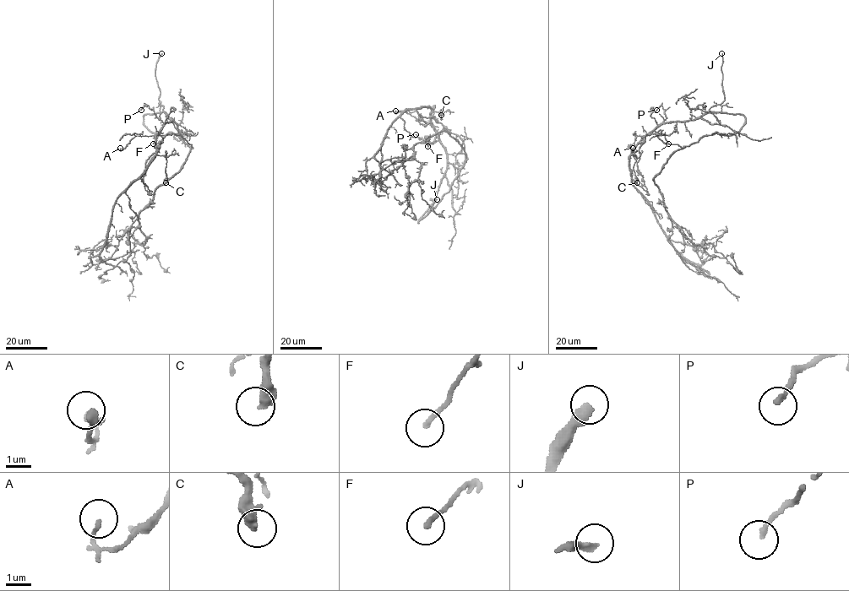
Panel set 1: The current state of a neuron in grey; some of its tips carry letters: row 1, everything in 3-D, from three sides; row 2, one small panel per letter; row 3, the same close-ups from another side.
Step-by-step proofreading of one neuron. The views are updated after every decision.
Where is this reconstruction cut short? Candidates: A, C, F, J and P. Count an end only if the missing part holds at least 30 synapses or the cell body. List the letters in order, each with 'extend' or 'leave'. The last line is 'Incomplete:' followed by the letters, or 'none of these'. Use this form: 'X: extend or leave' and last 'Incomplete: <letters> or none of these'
A: leave
C: leave
F: leave
J: extend
P: leave
Incomplete: J

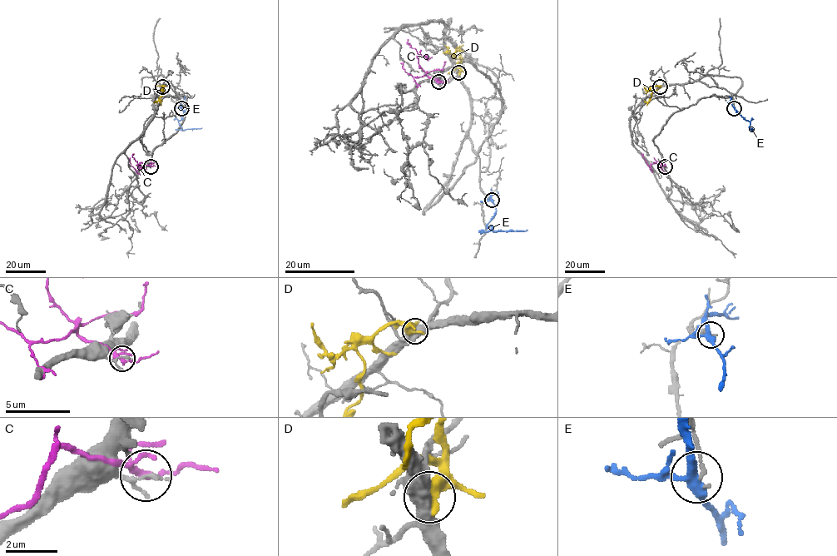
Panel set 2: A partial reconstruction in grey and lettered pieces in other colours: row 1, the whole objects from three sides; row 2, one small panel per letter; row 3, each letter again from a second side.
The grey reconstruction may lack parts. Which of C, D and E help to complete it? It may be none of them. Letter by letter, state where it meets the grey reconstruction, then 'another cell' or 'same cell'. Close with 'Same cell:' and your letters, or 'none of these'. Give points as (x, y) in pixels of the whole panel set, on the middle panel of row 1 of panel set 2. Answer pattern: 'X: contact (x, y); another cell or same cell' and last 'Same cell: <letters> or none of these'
C: contact (438, 81); another cell
D: contact (458, 72); another cell
E: contact (492, 200); another cell
Same cell: none of these

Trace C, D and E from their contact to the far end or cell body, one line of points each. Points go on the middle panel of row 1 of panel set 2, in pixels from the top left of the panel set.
C: (438, 81), (429, 77), (418, 64), (418, 57), (421, 55), (407, 44), (408, 39)
D: (458, 72), (460, 57), (460, 59), (455, 58), (444, 46)
E: (492, 200), (496, 212), (487, 227), (492, 226), (494, 230), (527, 230)

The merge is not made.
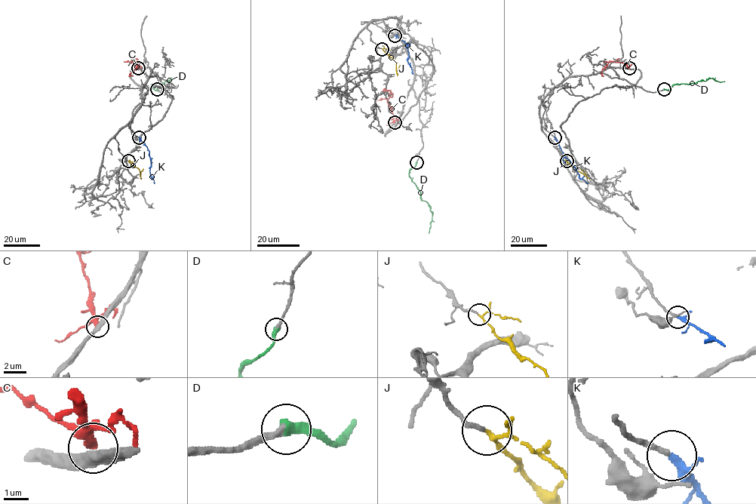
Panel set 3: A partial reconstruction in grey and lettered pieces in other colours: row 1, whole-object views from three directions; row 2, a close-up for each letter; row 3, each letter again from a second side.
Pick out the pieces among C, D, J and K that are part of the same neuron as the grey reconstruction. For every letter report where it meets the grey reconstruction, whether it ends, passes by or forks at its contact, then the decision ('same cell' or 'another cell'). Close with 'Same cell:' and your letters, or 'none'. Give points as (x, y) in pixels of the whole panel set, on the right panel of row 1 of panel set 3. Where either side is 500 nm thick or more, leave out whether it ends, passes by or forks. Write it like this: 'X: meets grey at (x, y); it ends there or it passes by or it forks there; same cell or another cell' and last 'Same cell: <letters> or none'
C: meets grey at (629, 68); it passes by; another cell
D: meets grey at (664, 89); it ends there; same cell
J: meets grey at (566, 161); it passes by; same cell
K: meets grey at (554, 137); it passes by; same cell
Same cell: D, J, K

